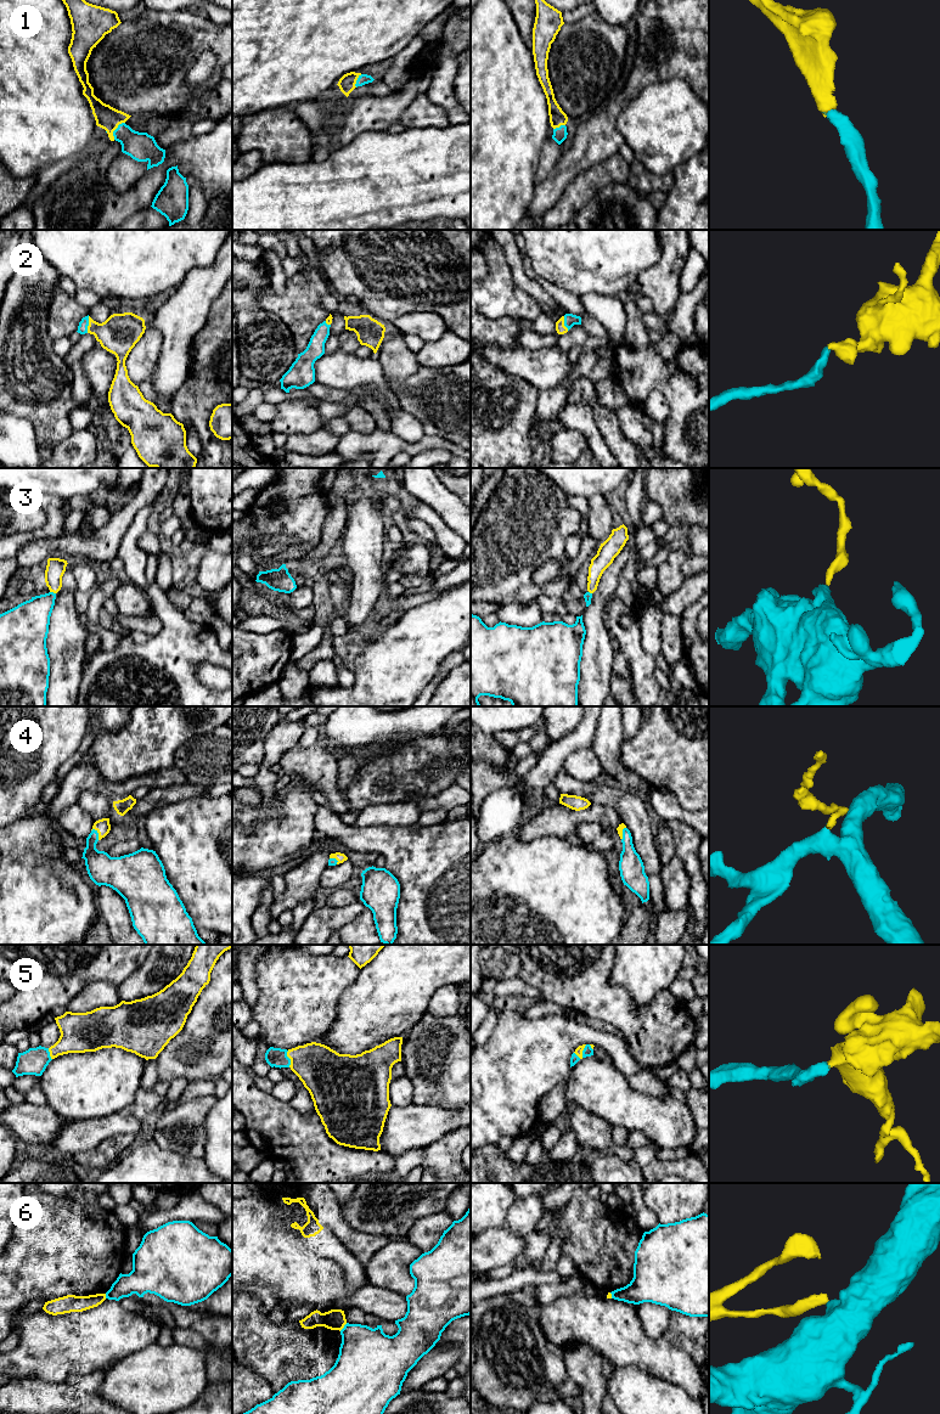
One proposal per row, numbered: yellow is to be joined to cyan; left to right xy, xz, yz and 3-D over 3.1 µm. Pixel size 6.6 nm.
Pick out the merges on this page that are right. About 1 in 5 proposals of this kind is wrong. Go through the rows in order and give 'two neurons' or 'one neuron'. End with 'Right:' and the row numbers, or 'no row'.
1: one neuron
2: one neuron
3: one neuron
4: one neuron
5: one neuron
6: two neurons
Right: 1, 2, 3, 4, 5

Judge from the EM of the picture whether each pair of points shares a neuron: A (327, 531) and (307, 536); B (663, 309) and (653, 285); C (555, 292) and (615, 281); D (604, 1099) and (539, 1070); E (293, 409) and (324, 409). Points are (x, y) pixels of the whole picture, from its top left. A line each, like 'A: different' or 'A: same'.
A: different
B: same
C: different
D: different
E: different

